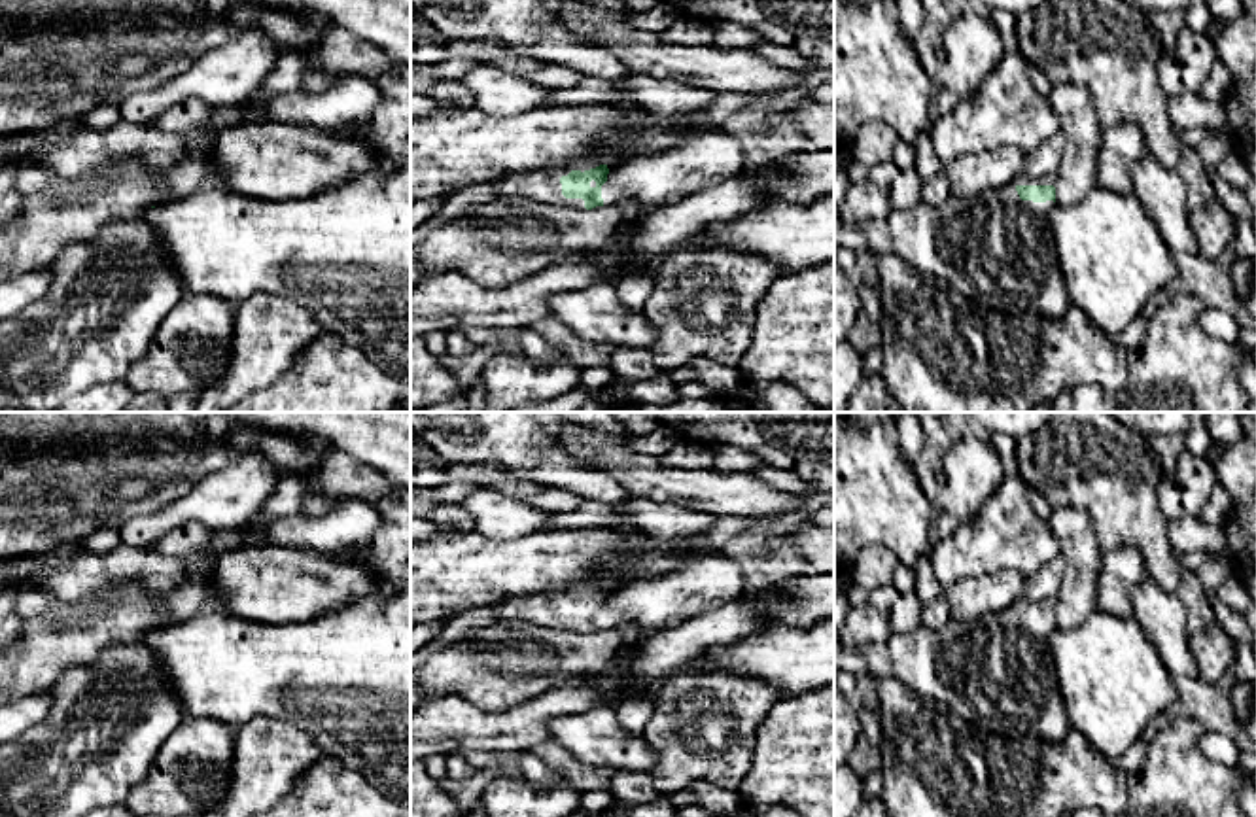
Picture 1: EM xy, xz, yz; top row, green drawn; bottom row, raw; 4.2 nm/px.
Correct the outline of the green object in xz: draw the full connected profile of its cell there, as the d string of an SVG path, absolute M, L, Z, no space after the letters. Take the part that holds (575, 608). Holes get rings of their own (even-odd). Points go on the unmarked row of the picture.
M609 579L605 588L594 581L579 581L524 598L505 598L494 603L499 620L528 622L550 630L592 634L603 628L622 628L630 615L607 603L611 592L626 582Z

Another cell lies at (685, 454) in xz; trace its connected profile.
M679 441L673 448L662 454L660 463L679 469L711 469L713 446L702 443Z

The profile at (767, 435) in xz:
M654 412L683 441L732 444L764 463L834 488L834 412Z

